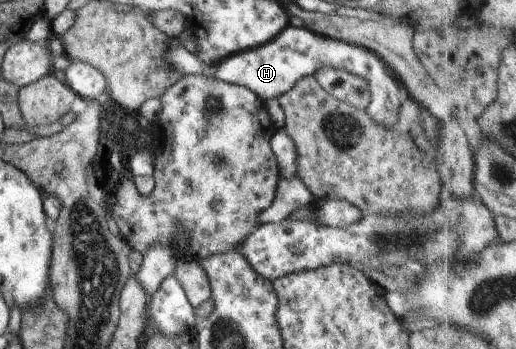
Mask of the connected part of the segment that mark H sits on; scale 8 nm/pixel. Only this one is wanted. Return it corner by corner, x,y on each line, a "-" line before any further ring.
288,24
276,37
261,46
239,54
231,54
223,62
217,62
211,66
207,66
203,60
199,60
198,56
187,51
178,39
168,37
167,46
169,46
167,62
171,62
171,66
182,77
189,75
213,76
223,82
246,86
262,101
278,99
289,92
301,78
315,76
323,68
347,70
347,72
367,80
371,96
369,106
365,110
373,122
378,126
385,126
385,128
393,128
393,124
397,122
400,103
411,97
405,85
399,83
397,77
391,74
391,68
383,62
383,59
375,56
367,48
331,40
329,37
320,37
305,27
292,27

